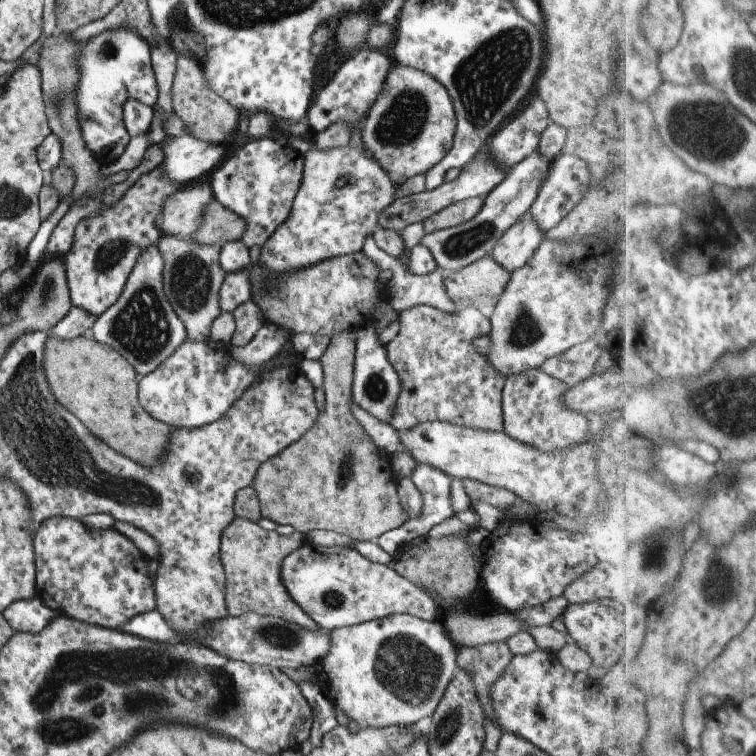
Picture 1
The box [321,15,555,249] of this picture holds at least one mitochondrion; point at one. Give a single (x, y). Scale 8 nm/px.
(487, 81)

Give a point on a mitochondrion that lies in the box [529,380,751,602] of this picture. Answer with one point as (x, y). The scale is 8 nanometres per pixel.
(655, 560)

